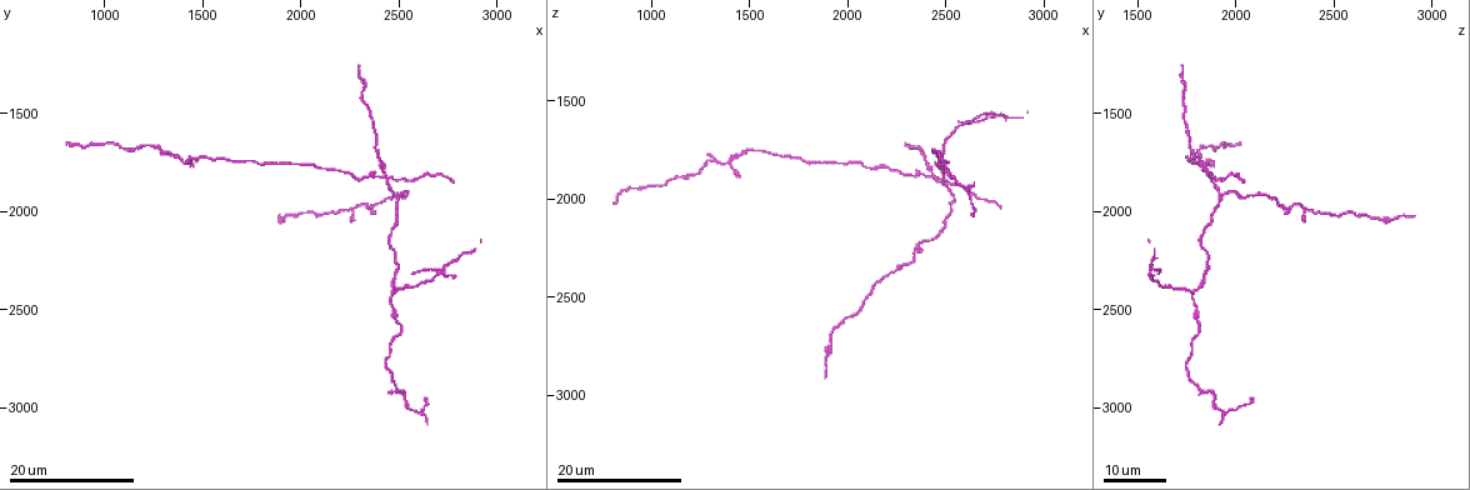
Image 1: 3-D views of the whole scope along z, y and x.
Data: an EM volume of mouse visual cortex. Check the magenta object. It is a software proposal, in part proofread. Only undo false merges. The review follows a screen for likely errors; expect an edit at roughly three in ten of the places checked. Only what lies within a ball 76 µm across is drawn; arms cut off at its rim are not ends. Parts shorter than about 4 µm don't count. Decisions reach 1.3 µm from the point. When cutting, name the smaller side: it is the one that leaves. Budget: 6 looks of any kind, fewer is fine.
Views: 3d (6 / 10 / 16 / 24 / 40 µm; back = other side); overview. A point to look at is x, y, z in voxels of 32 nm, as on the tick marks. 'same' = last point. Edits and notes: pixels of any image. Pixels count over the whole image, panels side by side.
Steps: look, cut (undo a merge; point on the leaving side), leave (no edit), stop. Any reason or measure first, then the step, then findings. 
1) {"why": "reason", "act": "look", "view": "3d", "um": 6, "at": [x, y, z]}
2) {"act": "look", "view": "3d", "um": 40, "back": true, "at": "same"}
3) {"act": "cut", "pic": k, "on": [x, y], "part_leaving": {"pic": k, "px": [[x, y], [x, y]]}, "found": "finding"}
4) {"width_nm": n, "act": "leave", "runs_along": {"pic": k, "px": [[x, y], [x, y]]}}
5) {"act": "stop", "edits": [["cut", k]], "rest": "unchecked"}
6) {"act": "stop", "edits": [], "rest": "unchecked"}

{"why": "a fork", "act": "look", "view": "3d", "um": 24, "at": [2510, 1920, 1930]}

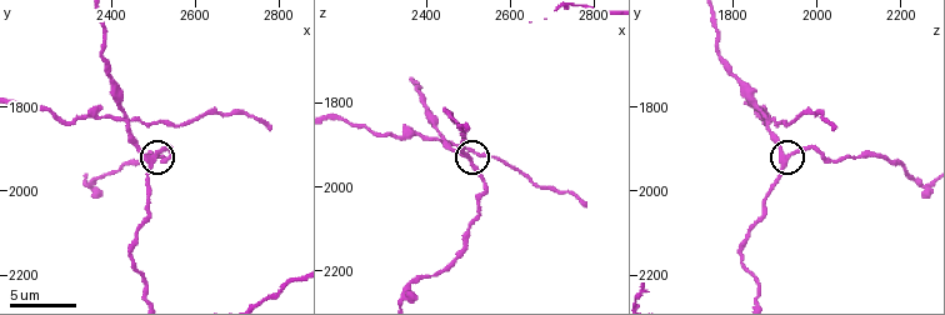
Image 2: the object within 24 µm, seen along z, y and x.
{"act": "look", "view": "3d", "um": 10, "at": [2510, 1920, 1930]}

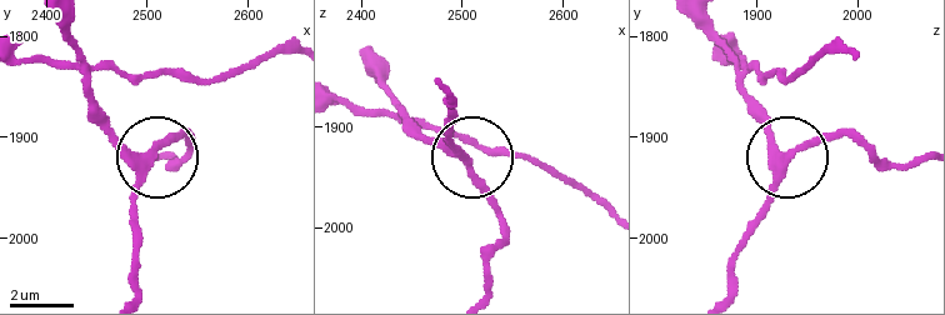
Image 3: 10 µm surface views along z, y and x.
{"arms": 3, "act": "leave", "runs_along": {"pic": 3, "px": [[335, 100], [398, 109], [468, 160], [508, 226]]}, "found": "continuous, no second neuron"}

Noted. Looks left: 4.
{"why": "four arms meet", "act": "look", "view": "3d", "um": 16, "at": [2440, 1820, 1880]}

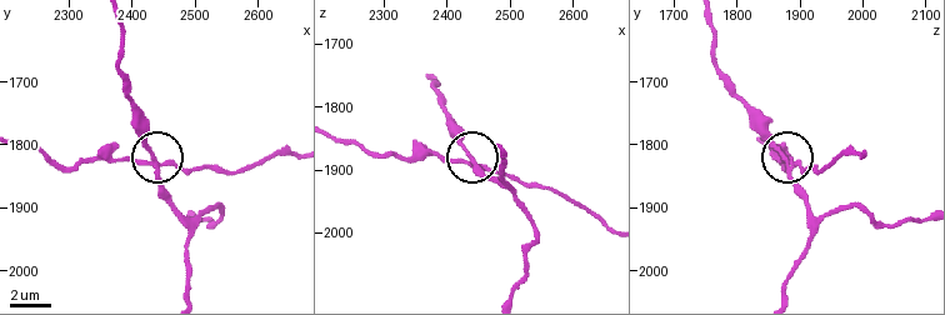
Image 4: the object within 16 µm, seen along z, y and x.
{"width_nm": 200, "act": "cut", "pic": 4, "on": [184, 170], "found": "two neurons meet here"}

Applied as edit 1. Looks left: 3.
{"why": "three-way junction", "act": "look", "view": "3d", "um": 16, "at": [2470, 2410, 1770]}

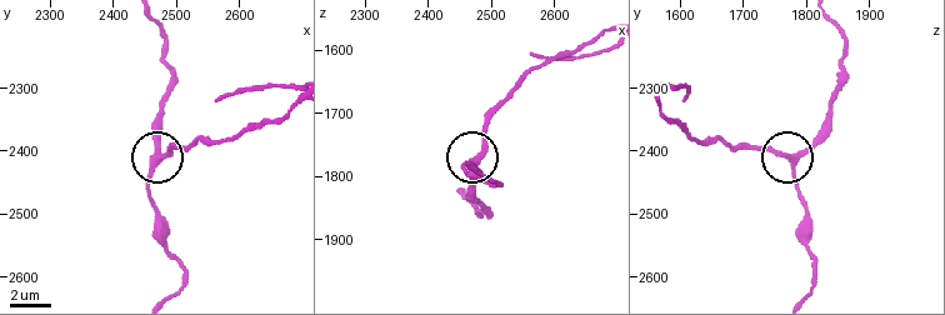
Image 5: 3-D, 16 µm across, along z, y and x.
{"act": "look", "view": "3d", "um": 10, "at": [2470, 2420, 1780]}

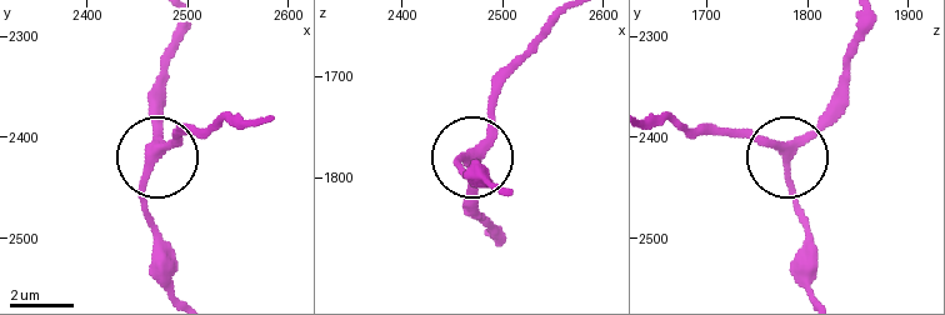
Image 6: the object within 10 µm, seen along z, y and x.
{"act": "leave", "runs_along": {"pic": 6, "px": [[858, 21], [839, 103], [793, 151], [723, 129]]}, "found": "one neuron here"}

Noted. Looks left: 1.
{"act": "stop", "edits": [["cut", 4]], "rest": "unchecked"}

